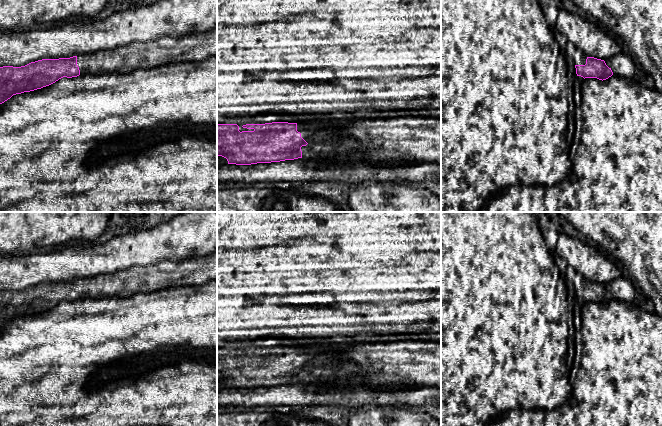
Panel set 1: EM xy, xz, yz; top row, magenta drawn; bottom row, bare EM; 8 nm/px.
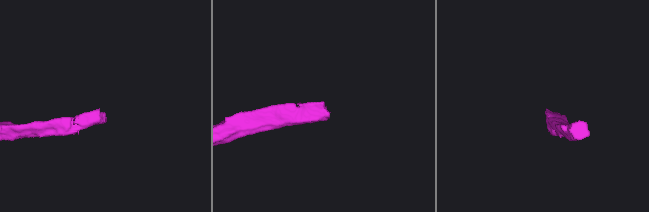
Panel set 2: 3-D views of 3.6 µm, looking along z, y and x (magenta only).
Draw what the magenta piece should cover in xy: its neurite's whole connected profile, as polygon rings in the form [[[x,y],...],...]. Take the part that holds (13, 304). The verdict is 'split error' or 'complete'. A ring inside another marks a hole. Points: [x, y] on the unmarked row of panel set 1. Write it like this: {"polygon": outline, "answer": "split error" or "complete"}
{"polygon": [[[217,252],[184,261],[161,261],[70,282],[42,283],[25,290],[0,291],[0,328],[13,319],[49,310],[63,301],[122,297],[137,293],[197,286],[217,281]]], "answer": "split error"}

